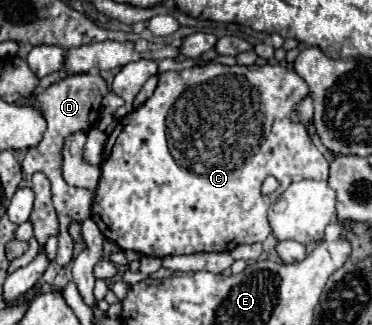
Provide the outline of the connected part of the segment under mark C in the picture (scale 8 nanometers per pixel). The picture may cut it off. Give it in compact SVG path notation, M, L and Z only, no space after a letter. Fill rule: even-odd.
M210 63L206 67L190 67L182 71L166 71L158 79L158 87L154 89L152 97L142 103L138 109L128 113L126 117L118 119L116 127L108 135L104 155L102 155L102 165L100 165L100 183L96 189L96 197L92 203L92 219L102 231L102 235L110 241L114 241L120 249L124 251L138 251L142 255L152 255L152 257L168 257L168 255L190 255L190 253L200 253L200 251L232 251L238 245L244 243L258 243L264 241L270 235L270 225L268 225L268 207L280 197L280 193L294 181L302 179L318 179L326 181L328 179L328 161L326 157L318 151L318 147L312 143L306 127L302 123L292 123L292 111L298 107L300 99L306 97L308 85L304 79L294 69L288 69L286 65L218 65ZM272 175L278 179L278 189L272 195L262 195L260 187L264 179Z

